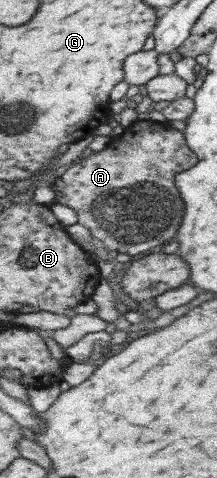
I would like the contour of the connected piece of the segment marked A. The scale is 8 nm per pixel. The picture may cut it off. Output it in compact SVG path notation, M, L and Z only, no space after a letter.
M138 120L125 129L122 136L114 138L103 150L74 163L53 186L56 188L55 200L78 211L78 224L92 230L92 236L99 239L108 250L132 256L144 254L152 248L167 244L178 236L186 214L186 202L180 196L176 178L180 172L194 168L200 160L186 160L194 152L188 146L187 134L176 130L168 122Z

